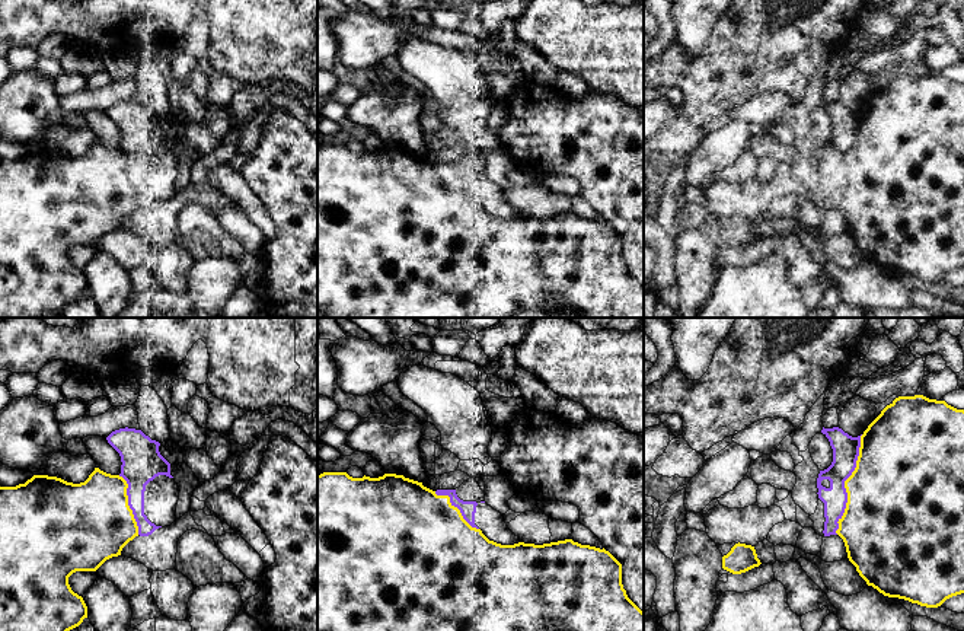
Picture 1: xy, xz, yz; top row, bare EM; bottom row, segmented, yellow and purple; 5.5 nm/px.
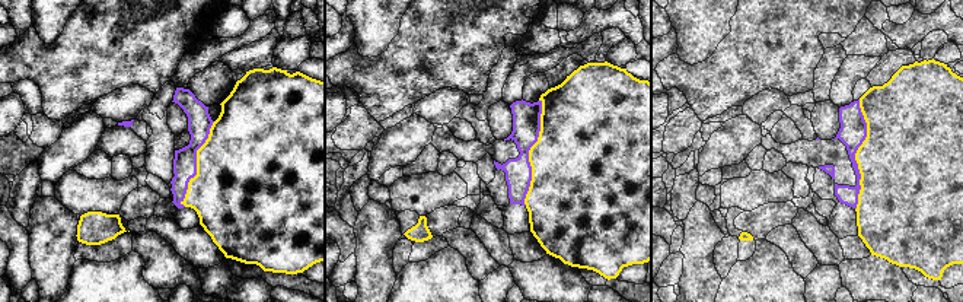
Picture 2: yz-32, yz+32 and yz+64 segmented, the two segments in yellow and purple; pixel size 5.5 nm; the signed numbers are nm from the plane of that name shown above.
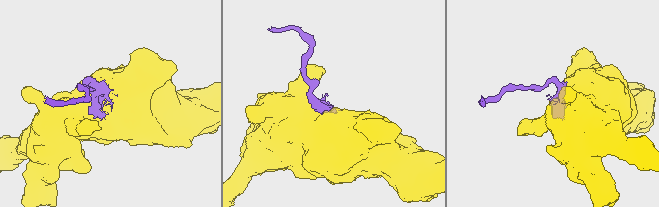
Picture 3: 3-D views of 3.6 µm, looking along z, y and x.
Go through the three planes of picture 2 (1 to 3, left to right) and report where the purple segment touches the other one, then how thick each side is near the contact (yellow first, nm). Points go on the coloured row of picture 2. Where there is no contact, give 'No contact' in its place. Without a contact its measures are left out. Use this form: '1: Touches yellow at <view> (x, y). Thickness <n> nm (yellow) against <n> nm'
1: Touches yellow at yz-32 (197, 164). Thickness 500 nm (yellow) against 130 nm
2: Touches yellow at yz+32 (529, 152). Thickness 460 nm (yellow) against 160 nm
3: Touches yellow at yz+64 (855, 155). Thickness 460 nm (yellow) against 150 nm

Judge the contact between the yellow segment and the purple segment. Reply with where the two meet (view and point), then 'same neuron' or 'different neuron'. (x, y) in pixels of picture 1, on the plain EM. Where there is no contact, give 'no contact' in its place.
contact yz (845, 158); same neuron

